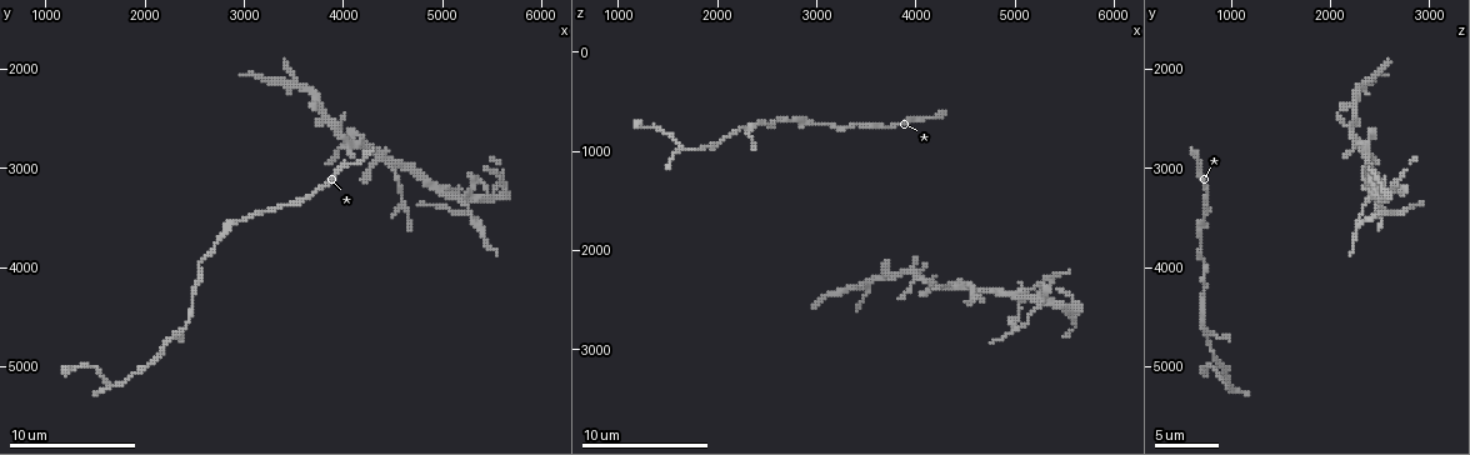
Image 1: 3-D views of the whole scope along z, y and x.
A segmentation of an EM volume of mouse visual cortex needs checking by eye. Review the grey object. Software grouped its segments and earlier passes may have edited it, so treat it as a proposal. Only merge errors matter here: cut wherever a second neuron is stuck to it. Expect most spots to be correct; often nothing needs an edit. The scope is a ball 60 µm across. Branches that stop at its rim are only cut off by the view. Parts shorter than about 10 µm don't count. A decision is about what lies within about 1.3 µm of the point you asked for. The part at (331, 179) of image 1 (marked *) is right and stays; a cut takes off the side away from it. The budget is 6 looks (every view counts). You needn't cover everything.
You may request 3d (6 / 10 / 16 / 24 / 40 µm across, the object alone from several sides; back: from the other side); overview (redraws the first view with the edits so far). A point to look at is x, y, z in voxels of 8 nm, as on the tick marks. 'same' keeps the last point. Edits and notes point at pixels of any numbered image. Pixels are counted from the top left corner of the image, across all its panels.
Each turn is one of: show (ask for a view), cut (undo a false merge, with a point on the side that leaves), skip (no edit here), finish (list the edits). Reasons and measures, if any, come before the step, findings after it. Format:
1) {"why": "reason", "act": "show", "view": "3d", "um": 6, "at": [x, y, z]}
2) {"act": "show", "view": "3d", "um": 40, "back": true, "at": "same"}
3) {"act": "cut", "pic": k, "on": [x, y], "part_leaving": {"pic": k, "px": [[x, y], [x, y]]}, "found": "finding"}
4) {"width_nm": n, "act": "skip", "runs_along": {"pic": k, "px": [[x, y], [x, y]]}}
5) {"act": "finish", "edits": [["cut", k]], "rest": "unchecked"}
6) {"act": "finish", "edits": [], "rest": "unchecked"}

{"why": "calibre changes", "act": "show", "view": "3d", "um": 10, "at": [2980, 3500, 700]}

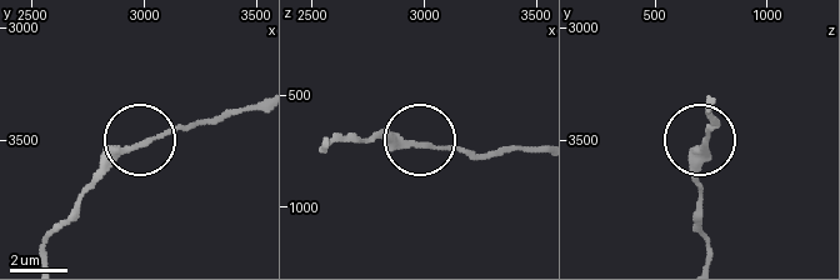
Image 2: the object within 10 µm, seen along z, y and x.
{"act": "show", "view": "3d", "um": 6, "at": [2990, 3520, 730]}

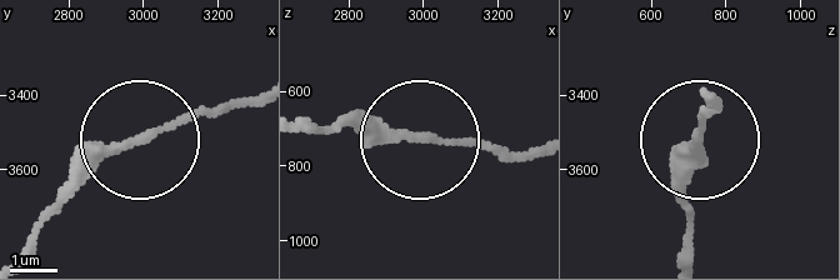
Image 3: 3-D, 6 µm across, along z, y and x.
{"width_nm": 180, "act": "skip", "runs_along": {"pic": 3, "px": [[706, 93], [686, 224]]}, "found": "continuous, no second neuron"}

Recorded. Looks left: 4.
{"why": "four or more arms meet", "act": "show", "view": "3d", "um": 16, "at": [4100, 2780, 2300]}

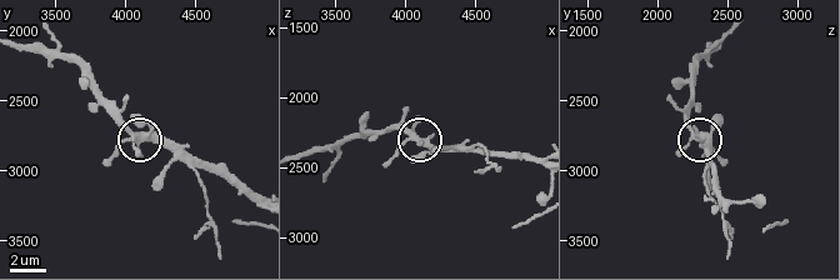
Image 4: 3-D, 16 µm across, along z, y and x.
{"width_nm": 310, "act": "skip", "found": "one neuron here"}

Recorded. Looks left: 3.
{"why": "sudden change in width", "act": "show", "view": "3d", "um": 6, "at": [2220, 4780, 760]}

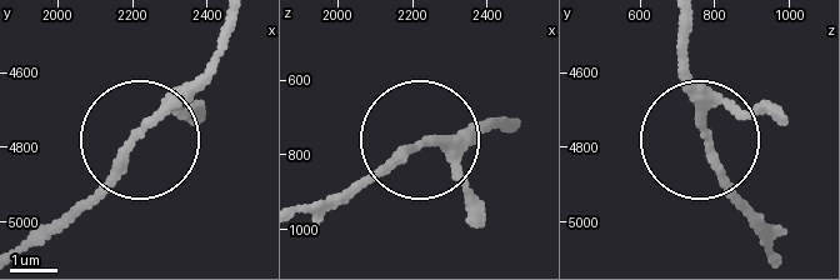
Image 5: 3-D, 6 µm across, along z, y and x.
{"act": "skip", "runs_along": {"pic": 5, "px": [[236, 20], [211, 68], [60, 219]]}, "found": "all the same neuron"}

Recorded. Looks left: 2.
{"act": "finish", "edits": [], "rest": "unchecked"}

